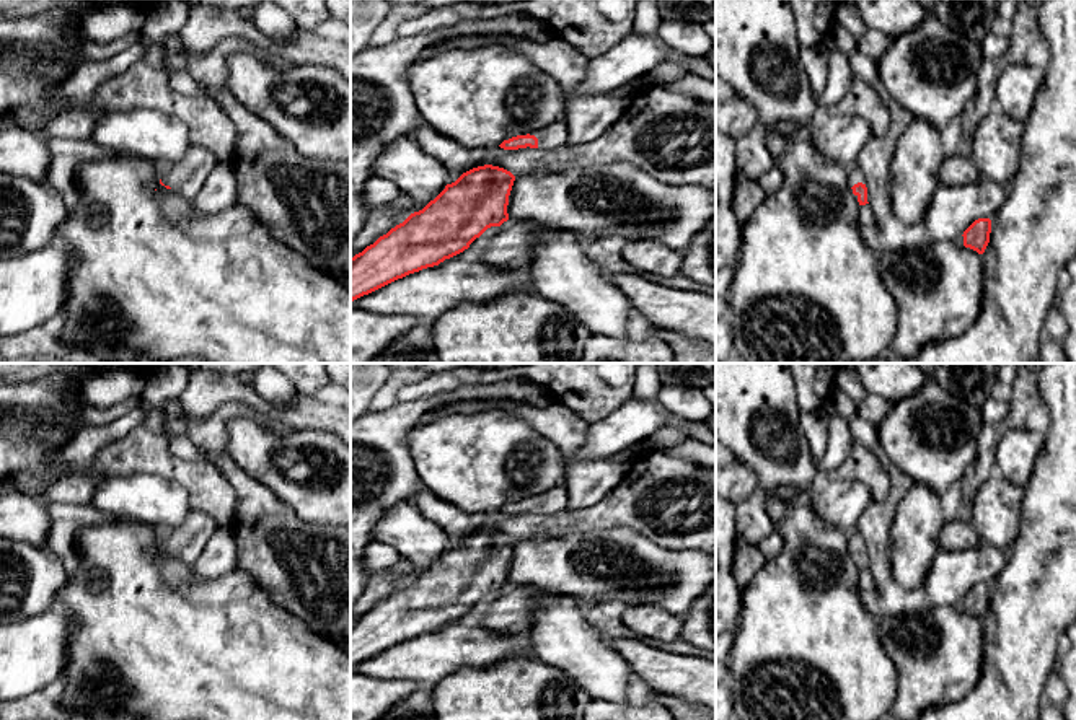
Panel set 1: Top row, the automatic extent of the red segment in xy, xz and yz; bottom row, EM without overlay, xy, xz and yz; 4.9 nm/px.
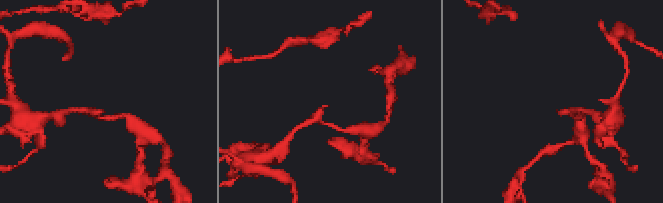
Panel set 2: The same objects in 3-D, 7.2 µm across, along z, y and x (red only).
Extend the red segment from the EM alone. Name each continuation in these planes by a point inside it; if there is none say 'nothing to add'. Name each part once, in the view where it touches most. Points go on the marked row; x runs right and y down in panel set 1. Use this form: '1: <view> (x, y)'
1: xz (555, 136)

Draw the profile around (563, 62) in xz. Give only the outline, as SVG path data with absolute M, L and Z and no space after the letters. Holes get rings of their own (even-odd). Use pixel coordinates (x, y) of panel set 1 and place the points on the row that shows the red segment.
M509 36L450 37L434 47L426 47L416 57L416 62L427 60L448 49L470 49L487 44L502 44L520 50L530 62L540 65L566 90L574 90L585 78L589 59L556 36L545 44Z

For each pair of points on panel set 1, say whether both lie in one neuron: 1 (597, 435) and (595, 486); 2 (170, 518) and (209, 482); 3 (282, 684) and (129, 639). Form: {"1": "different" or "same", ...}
{"1": "different", "2": "different", "3": "same"}

